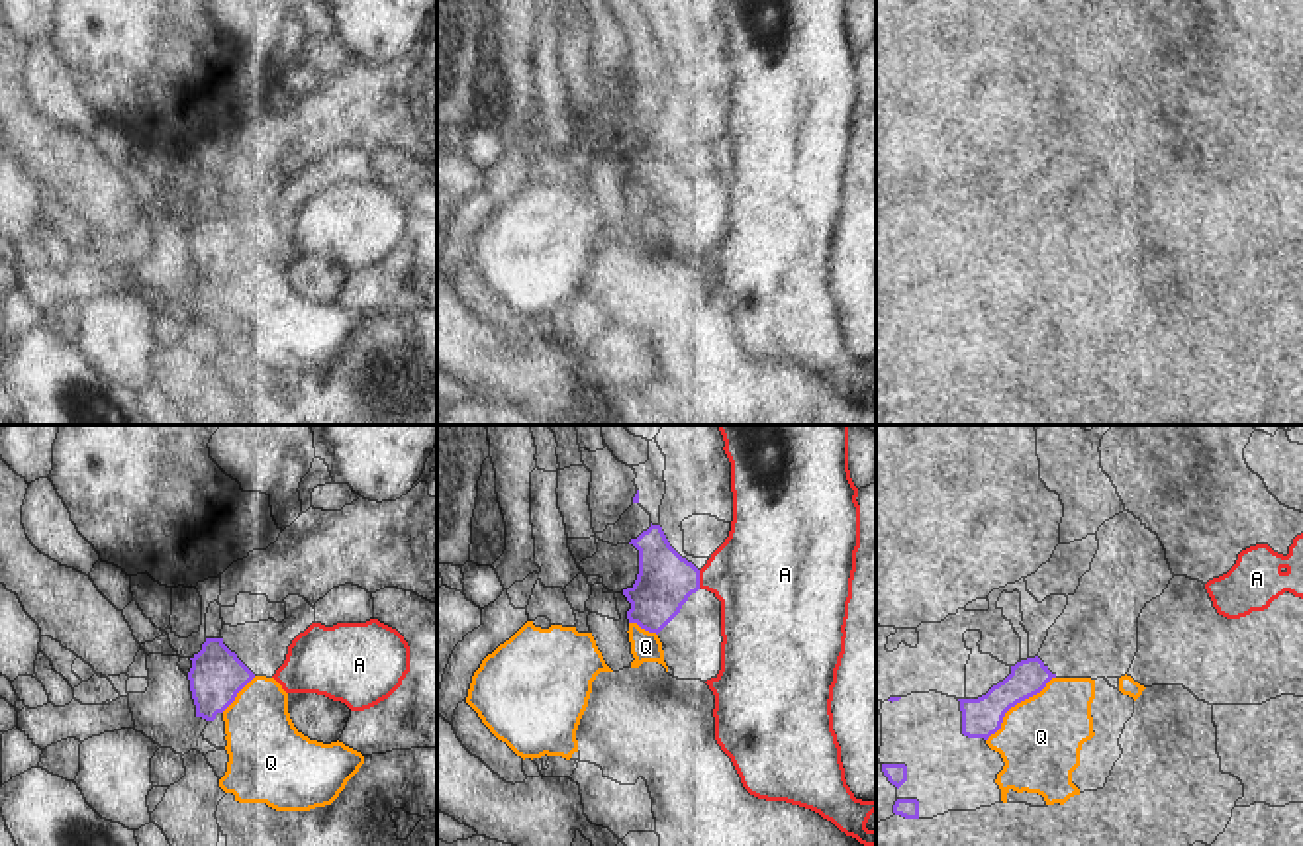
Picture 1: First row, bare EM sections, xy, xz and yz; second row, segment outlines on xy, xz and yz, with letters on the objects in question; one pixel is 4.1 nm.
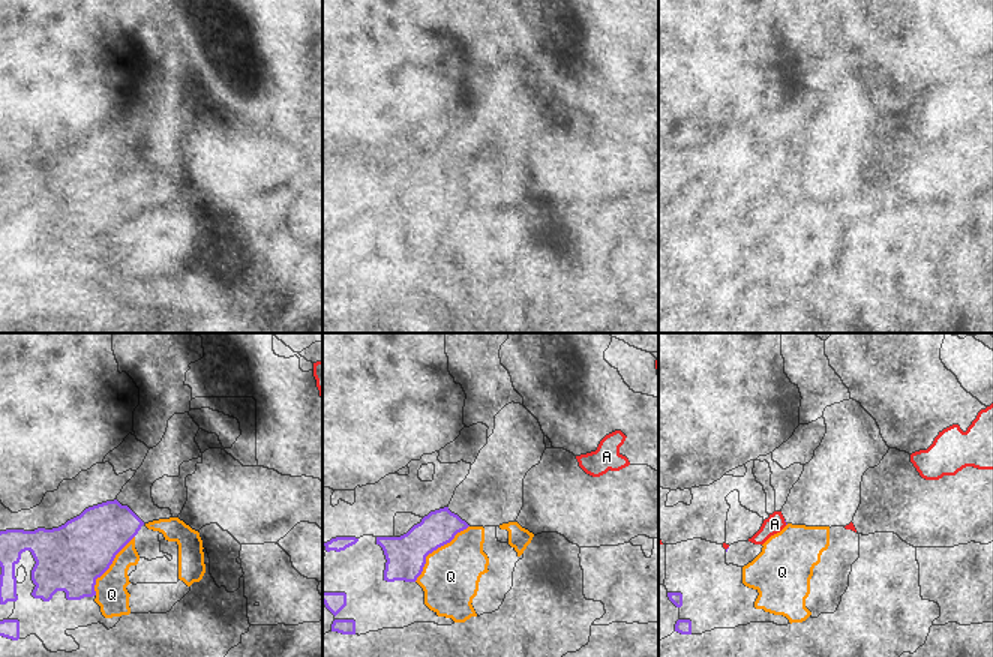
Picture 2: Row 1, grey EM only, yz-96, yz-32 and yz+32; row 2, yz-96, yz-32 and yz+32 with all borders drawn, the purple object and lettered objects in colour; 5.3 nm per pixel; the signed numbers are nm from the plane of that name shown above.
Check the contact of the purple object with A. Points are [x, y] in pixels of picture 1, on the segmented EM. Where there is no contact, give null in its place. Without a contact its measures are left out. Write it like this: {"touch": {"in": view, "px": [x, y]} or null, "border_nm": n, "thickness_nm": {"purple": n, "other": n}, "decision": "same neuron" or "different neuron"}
{"touch": {"in": "xz", "px": [698, 578]}, "border_nm": 70, "thickness_nm": {"purple": 240, "other": 400}, "decision": "different neuron"}

